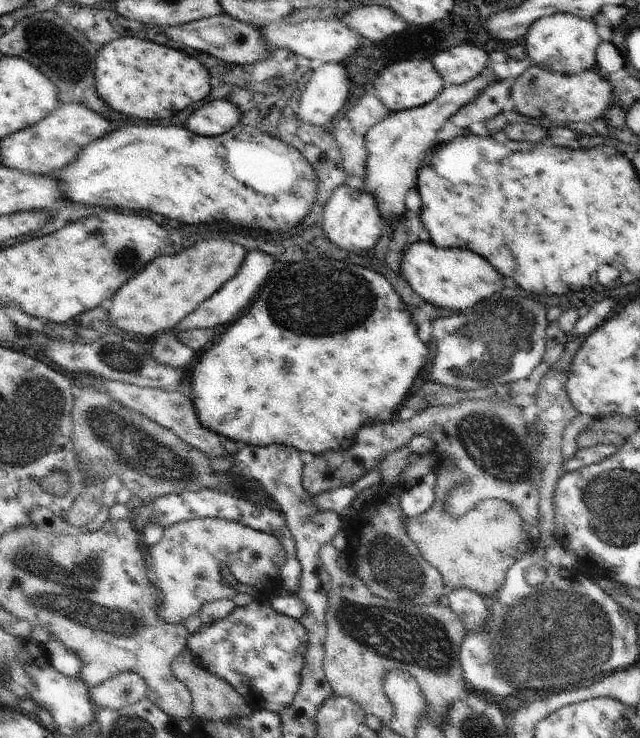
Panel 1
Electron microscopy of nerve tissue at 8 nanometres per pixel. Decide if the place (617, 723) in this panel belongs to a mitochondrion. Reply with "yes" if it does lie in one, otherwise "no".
no

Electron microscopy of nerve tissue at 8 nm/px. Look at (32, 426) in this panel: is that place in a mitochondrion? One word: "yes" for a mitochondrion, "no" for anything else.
yes

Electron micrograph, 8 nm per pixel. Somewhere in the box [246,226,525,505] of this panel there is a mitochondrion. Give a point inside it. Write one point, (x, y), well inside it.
(329, 301)

